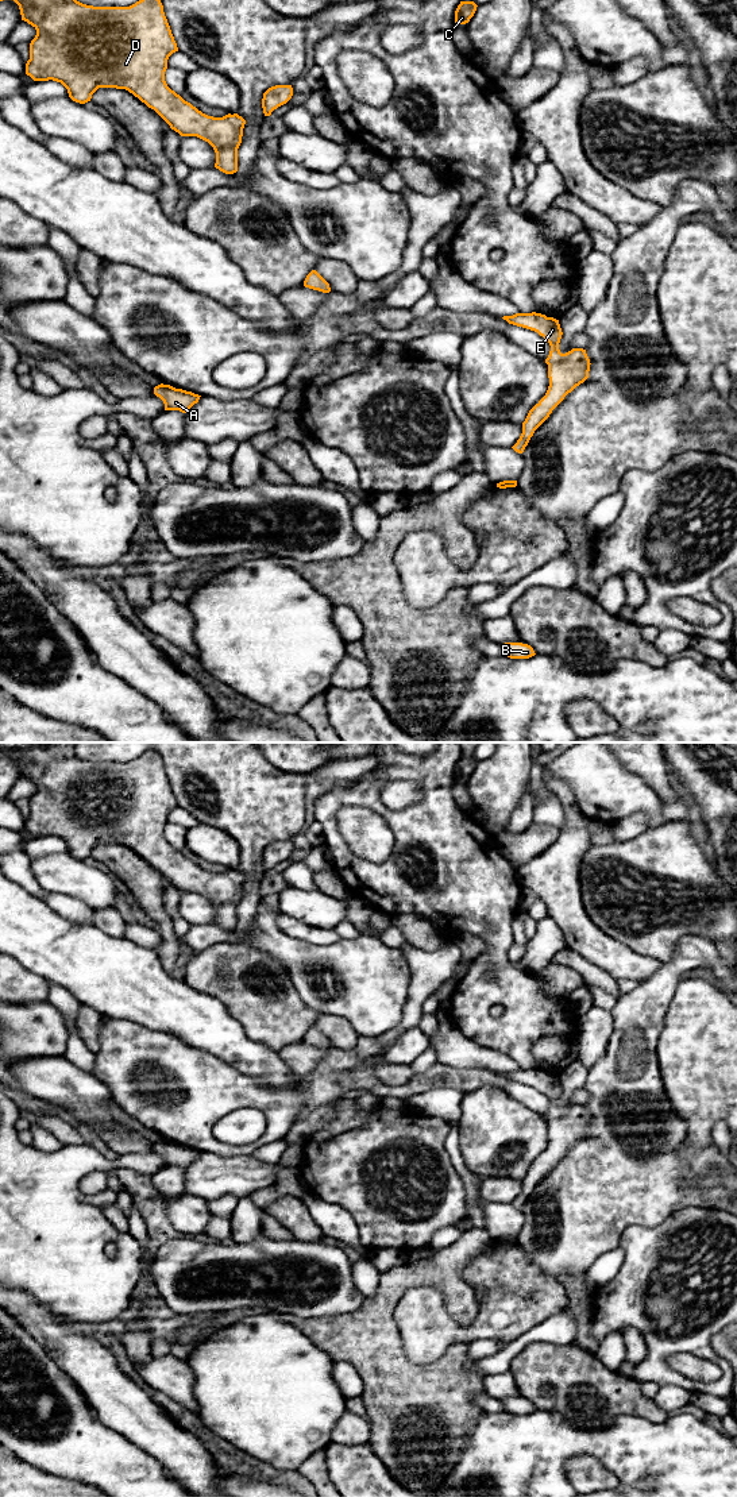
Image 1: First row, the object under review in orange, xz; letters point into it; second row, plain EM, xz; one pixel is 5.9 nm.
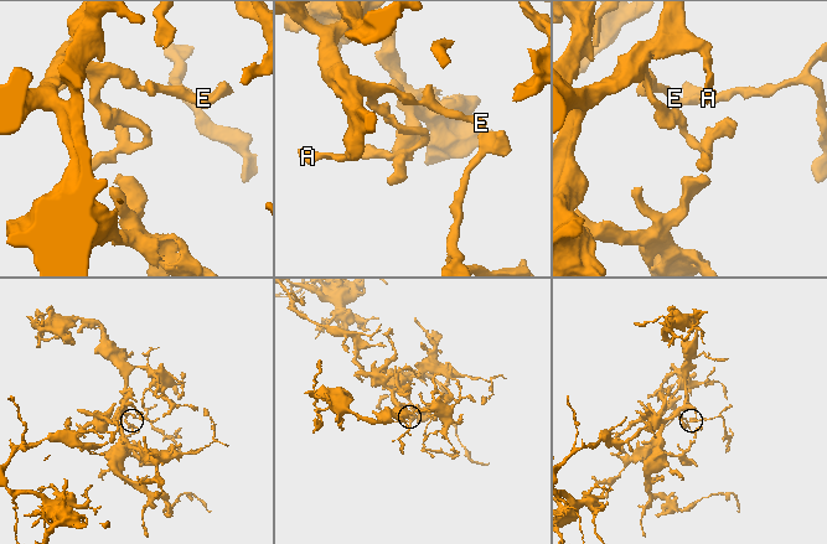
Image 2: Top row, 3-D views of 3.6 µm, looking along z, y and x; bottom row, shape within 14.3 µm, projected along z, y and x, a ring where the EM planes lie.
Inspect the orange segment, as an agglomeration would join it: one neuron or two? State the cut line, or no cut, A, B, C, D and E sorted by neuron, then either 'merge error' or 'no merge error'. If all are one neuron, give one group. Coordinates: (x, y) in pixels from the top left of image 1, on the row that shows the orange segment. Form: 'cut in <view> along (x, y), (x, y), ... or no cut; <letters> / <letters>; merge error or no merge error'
no cut; A B C D E; no merge error

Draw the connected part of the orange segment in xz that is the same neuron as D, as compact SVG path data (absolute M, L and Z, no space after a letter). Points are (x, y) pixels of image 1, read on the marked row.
M13 0L22 20L36 30L30 43L26 74L34 81L61 82L69 97L90 101L99 88L126 89L154 109L181 136L197 136L216 153L215 167L238 171L238 148L246 120L238 113L213 117L202 113L165 81L169 57L178 51L161 0L139 0L130 7L93 7L77 0Z

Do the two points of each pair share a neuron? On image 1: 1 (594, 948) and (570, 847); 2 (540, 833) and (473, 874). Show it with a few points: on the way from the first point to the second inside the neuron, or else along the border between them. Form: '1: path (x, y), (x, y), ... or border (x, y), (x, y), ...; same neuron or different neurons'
1: path (574, 922), (567, 910), (567, 872); same neuron
2: border (494, 837), (500, 852), (509, 861); different neurons

